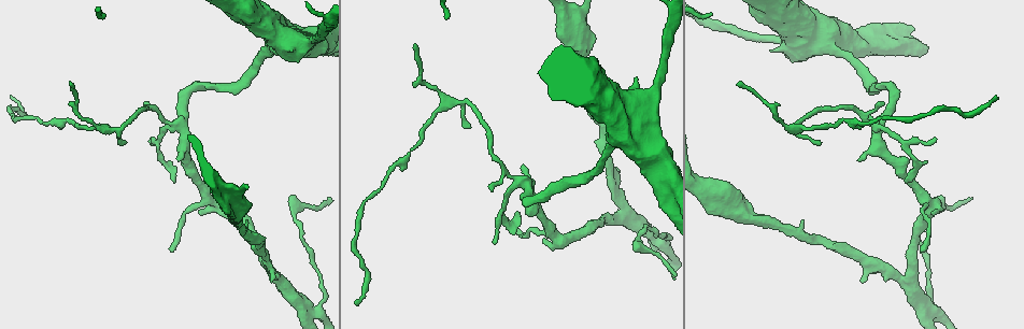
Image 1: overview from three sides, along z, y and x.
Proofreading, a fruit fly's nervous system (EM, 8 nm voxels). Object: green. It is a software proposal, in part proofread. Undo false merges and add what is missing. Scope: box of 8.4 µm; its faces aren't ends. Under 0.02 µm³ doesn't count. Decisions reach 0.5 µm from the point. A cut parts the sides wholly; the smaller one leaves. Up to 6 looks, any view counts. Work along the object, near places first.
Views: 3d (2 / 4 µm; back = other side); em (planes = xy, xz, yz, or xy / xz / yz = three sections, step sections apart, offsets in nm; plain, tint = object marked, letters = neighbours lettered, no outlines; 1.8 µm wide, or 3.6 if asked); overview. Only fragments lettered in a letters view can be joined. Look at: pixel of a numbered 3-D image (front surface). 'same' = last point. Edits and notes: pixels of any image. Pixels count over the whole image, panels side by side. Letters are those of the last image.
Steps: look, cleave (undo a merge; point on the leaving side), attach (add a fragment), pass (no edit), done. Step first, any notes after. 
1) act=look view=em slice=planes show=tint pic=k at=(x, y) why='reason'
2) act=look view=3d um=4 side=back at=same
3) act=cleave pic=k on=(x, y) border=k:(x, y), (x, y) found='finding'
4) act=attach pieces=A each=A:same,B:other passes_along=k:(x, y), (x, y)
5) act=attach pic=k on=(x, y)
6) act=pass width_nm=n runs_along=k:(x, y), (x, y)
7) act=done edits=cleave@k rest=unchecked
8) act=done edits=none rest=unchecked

act=look view=3d um=4 pic=1 at=(830, 47) why='calibre changes'

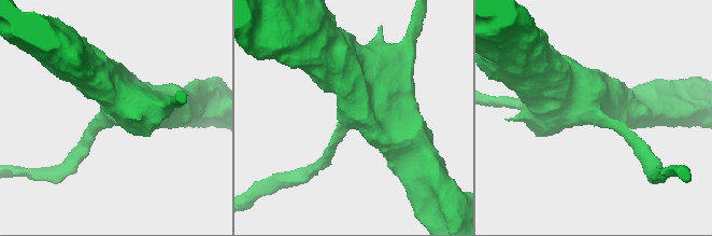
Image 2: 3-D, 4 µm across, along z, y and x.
act=look view=em slice=xz step=16 show=letters pic=2 at=(591, 111) why='need the tissue'

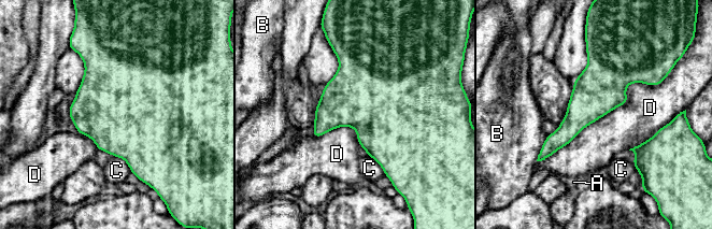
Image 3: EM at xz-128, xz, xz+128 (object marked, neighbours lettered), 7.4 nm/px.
act=pass each=A:other,B:other,C:other,D:other border=3:(663, 82), (630, 83), (541, 160) found='all the same cell'

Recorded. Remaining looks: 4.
act=look view=3d um=2 pic=1 at=(519, 212) why='tapers out'

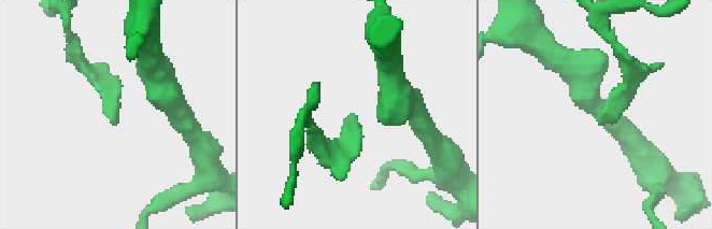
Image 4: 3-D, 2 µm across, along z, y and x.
act=look view=em slice=planes show=tint pic=4 at=(115, 122)

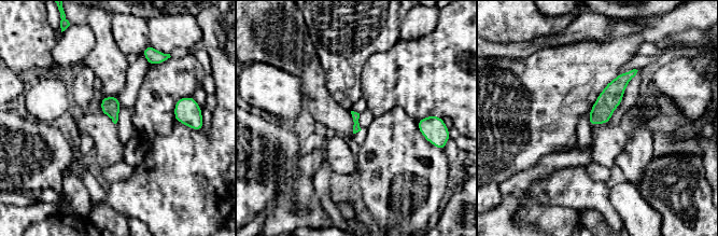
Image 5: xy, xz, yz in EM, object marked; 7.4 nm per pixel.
act=look view=em slice=planes show=letters at=same

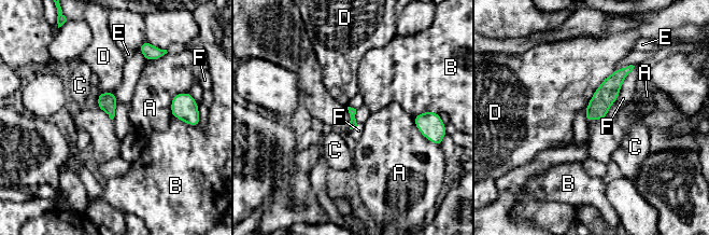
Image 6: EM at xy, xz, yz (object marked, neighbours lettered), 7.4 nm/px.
act=pass each=A:other,B:other,C:other,D:other,E:other,F:other border=6:(635, 66), (605, 118) found='none of them fits'

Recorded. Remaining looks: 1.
act=done edits=none rest=unchecked

